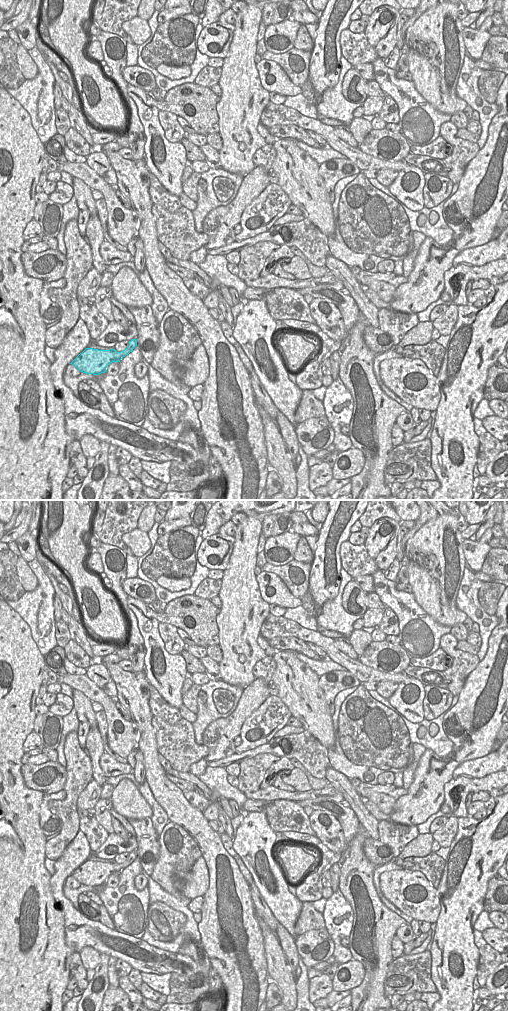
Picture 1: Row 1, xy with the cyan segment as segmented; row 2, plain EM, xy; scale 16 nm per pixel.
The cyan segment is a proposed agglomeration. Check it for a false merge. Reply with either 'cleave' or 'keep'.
keep

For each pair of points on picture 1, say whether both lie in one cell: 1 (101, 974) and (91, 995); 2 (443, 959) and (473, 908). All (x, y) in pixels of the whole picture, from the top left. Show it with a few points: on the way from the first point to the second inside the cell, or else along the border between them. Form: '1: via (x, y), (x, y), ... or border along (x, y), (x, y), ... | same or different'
1: via (95, 977), (92, 979), (91, 989) | same
2: via (453, 946), (454, 927), (460, 921) | same

